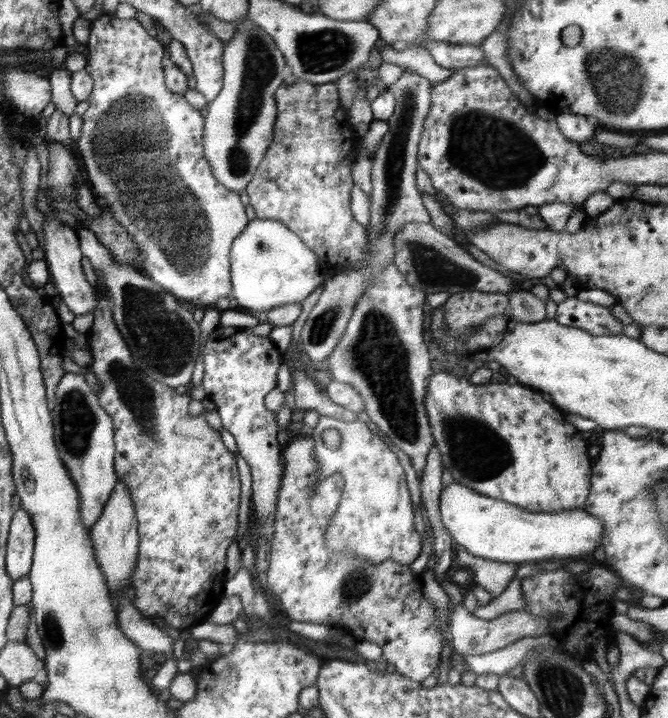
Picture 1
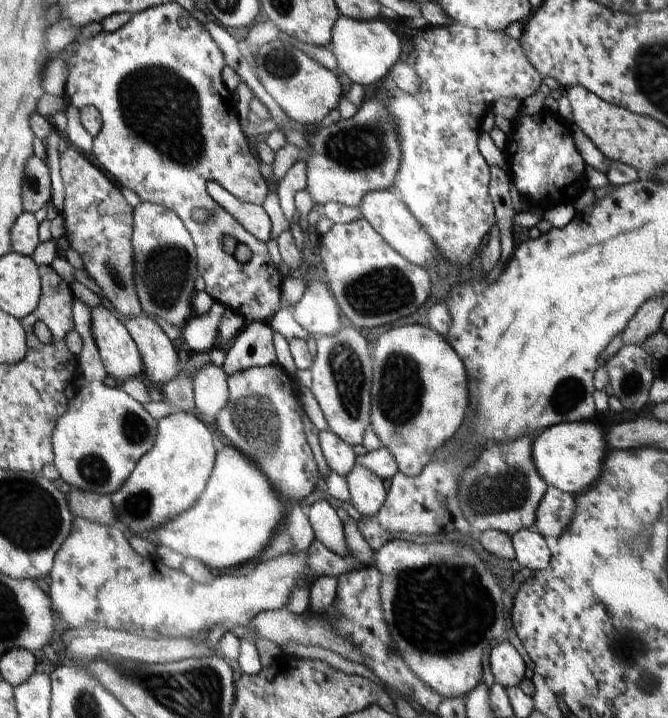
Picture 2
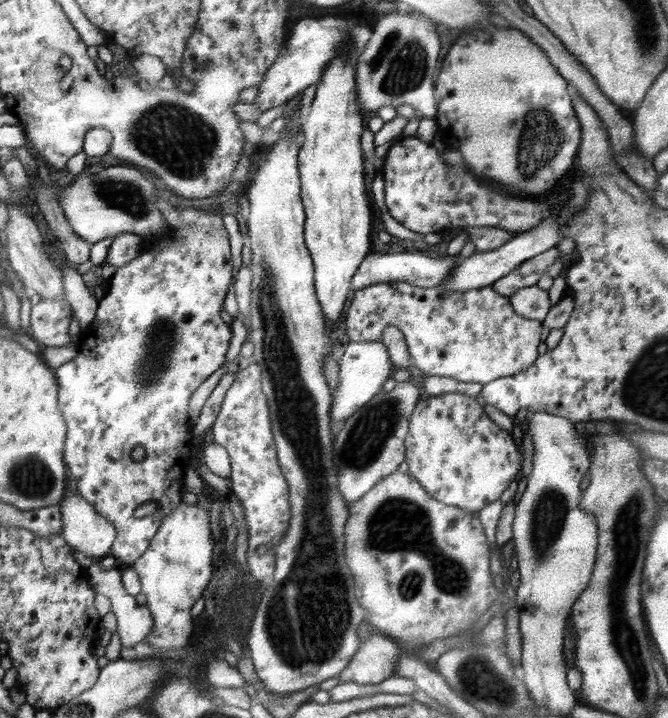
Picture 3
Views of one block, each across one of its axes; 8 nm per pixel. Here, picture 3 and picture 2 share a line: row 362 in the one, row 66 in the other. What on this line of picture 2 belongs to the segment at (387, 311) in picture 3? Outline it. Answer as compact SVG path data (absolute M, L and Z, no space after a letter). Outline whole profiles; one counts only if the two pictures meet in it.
M455 22L450 26L445 27L428 27L418 30L418 34L414 36L414 49L416 58L413 69L421 80L421 89L415 94L411 95L401 91L394 87L394 90L390 88L383 88L376 96L383 100L383 103L387 106L387 111L390 112L395 118L395 125L399 134L399 143L401 144L402 160L399 166L398 174L393 184L393 190L404 201L404 204L410 209L410 212L418 219L418 222L427 230L427 233L433 238L433 241L437 244L440 254L444 256L445 263L467 263L472 255L478 250L480 242L482 242L483 236L489 234L489 230L495 226L495 208L489 195L489 180L491 177L490 167L484 160L484 157L478 150L478 139L481 130L481 120L487 112L491 112L493 104L499 98L528 98L532 96L536 90L539 90L540 82L542 82L543 76L530 64L529 58L526 58L525 52L522 50L518 40L510 38L506 33L502 31L483 31L482 29L473 29L465 24Z

